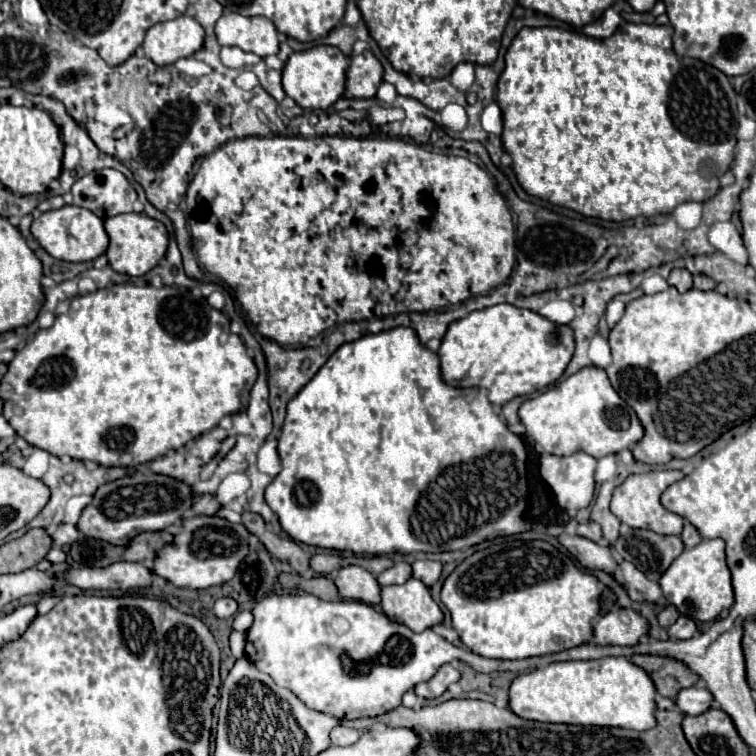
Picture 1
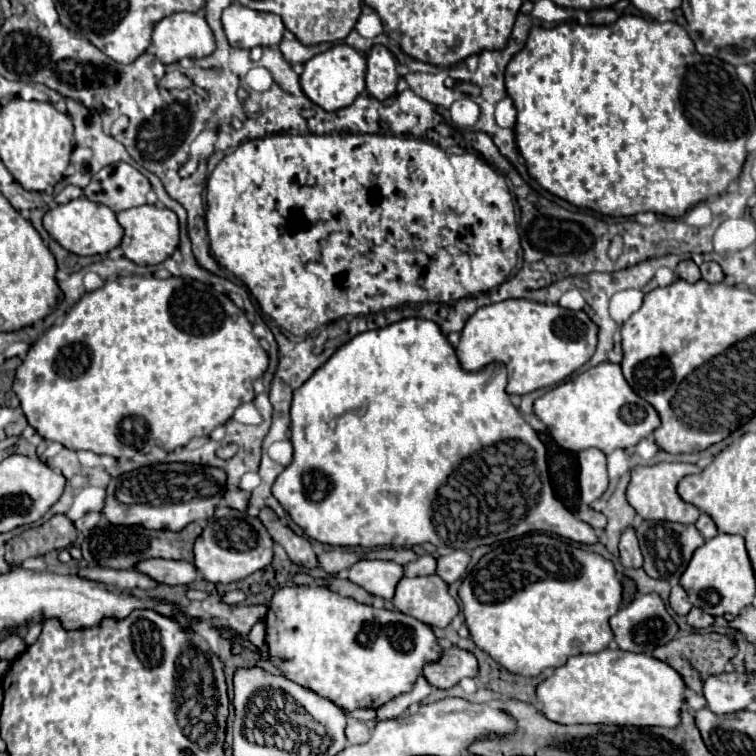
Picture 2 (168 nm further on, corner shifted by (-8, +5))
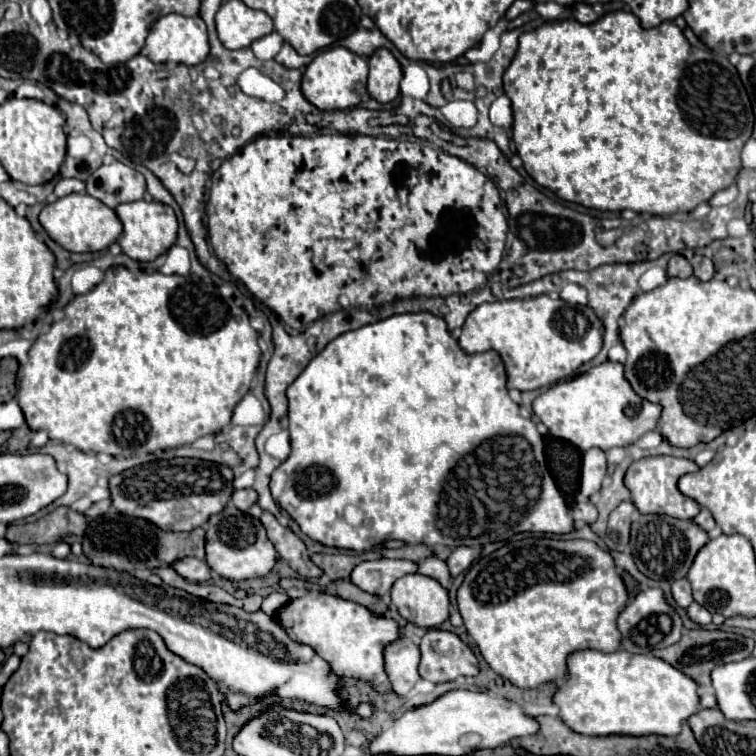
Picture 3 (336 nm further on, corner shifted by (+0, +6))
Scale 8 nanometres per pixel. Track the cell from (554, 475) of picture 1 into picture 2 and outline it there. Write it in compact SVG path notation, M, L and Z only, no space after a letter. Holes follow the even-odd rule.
M588 448L578 454L578 484L582 502L590 504L598 500L608 488L608 472L606 472L606 454L598 448Z

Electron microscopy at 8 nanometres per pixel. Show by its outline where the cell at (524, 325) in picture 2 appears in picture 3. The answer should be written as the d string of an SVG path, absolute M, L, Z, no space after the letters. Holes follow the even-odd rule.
M540 295L534 299L508 299L508 301L494 301L494 303L482 303L478 305L464 321L462 335L458 339L460 347L466 353L484 353L484 351L498 351L508 375L508 389L518 391L530 391L540 389L546 385L554 385L556 381L570 377L582 363L590 361L598 355L602 347L602 333L600 333L600 319L594 315L590 307L578 307L570 305L558 297Z

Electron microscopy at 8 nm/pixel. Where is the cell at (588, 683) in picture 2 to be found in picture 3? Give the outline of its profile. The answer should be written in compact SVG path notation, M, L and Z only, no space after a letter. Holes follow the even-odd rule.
M594 649L576 651L568 657L568 677L566 683L552 695L554 705L560 709L560 719L576 733L582 735L668 735L676 737L680 733L680 723L698 711L698 685L686 677L682 671L674 669L666 661L654 655L632 655L624 649L614 653L602 653Z

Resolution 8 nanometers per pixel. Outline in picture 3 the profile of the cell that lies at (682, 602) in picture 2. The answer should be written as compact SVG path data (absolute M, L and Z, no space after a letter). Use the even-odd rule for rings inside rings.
M678 579L672 583L672 597L676 601L678 607L688 607L692 603L692 591L690 591L690 583L686 579Z

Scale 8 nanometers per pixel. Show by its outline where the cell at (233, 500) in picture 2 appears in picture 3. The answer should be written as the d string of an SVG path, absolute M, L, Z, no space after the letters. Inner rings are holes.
M240 489L240 491L234 491L230 501L240 509L240 511L246 511L250 505L256 503L256 491L254 489Z

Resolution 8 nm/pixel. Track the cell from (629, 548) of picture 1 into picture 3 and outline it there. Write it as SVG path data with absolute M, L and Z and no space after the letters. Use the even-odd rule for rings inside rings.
M642 515L636 523L632 523L630 535L630 553L638 569L656 581L680 579L686 577L692 559L698 549L708 543L708 533L702 531L694 521L682 521L666 515Z

